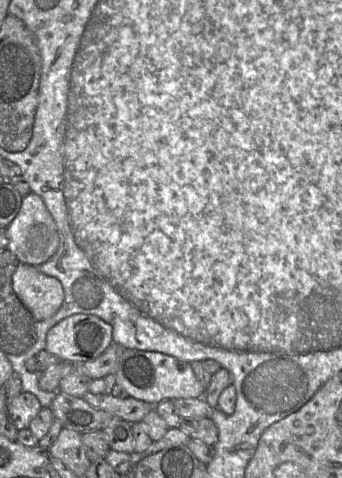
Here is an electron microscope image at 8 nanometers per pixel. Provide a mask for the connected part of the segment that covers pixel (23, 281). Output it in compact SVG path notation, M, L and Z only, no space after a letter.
M20 263L13 274L12 285L14 292L31 312L36 321L52 317L60 309L64 302L64 289L61 282L52 276L48 276L37 267Z

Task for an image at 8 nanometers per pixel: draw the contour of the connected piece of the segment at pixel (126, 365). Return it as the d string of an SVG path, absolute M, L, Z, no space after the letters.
M126 349L119 359L115 376L116 384L123 387L130 397L153 406L165 400L200 398L205 393L188 362L161 352Z

